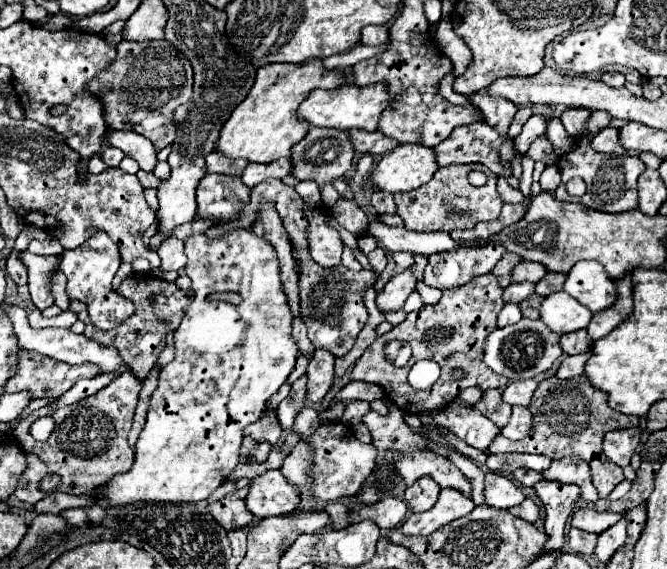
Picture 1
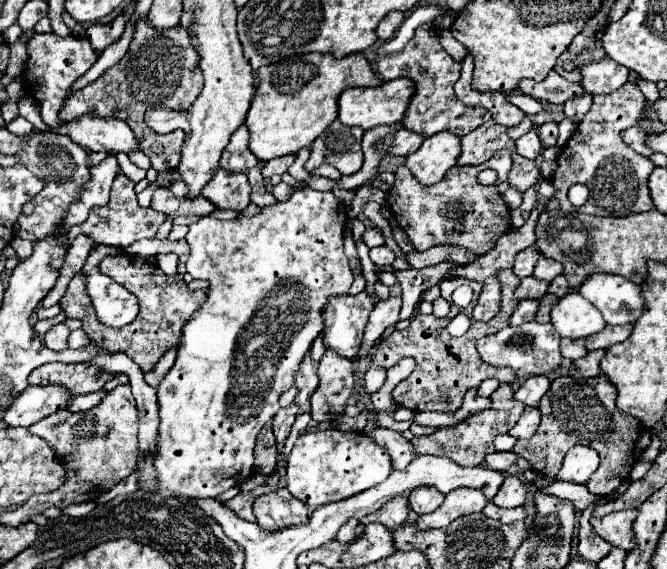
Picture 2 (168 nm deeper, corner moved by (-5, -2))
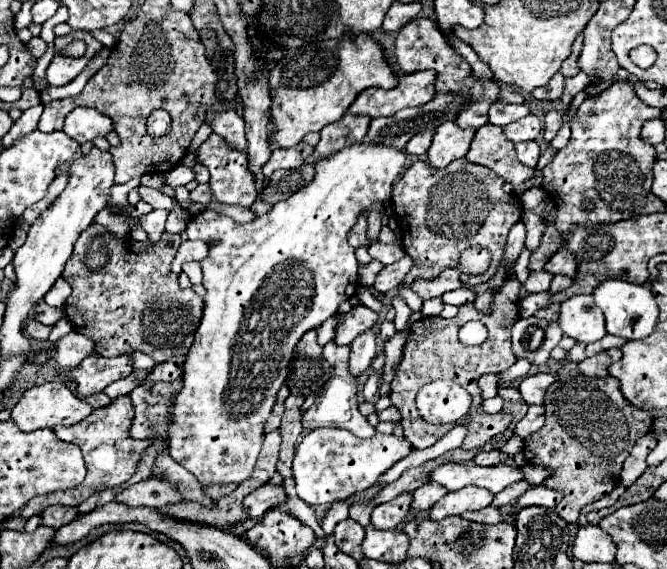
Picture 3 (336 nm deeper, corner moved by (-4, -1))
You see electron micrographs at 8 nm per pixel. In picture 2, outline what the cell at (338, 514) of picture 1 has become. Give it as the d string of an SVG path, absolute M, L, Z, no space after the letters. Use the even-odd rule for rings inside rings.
M348 519L348 521L340 527L336 539L338 539L340 543L350 543L350 541L354 541L356 537L360 537L362 531L364 531L364 525L362 525L360 519Z

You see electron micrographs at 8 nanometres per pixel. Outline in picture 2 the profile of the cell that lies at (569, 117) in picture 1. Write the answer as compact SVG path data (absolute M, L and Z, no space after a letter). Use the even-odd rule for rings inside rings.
M592 95L582 97L582 99L572 99L564 103L564 115L570 119L582 119L584 113L590 109L592 105Z

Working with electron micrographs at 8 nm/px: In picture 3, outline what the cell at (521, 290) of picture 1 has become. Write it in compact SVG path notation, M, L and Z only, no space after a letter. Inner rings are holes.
M547 270L531 272L529 278L527 278L527 282L525 282L525 288L527 288L529 294L531 294L531 292L545 292L545 290L549 290L551 280L553 280L553 274L547 272Z

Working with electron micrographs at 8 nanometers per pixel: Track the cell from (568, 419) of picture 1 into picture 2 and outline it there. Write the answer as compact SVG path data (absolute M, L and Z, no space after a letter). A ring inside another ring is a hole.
M604 375L590 377L586 381L576 381L572 377L554 379L540 401L542 421L538 431L528 441L516 441L514 453L528 459L536 473L554 477L568 449L574 445L590 445L600 455L600 467L586 487L598 497L614 493L630 475L634 465L634 441L642 431L642 423L616 409L614 401L616 387L612 387Z

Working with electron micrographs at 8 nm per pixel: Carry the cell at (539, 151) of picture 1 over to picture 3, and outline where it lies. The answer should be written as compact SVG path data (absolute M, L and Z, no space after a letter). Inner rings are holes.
M555 110L547 112L547 116L545 116L545 132L543 132L543 138L545 138L547 142L551 142L551 140L555 138L555 134L557 134L559 128L561 128L561 114L555 112Z

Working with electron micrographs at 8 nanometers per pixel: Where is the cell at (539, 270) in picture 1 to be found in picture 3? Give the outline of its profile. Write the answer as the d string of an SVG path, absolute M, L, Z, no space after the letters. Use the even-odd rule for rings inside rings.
M561 248L547 264L545 264L545 270L551 272L551 274L565 274L569 278L575 278L577 274L577 258L571 250L567 248Z

